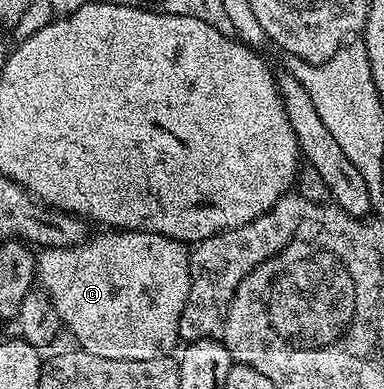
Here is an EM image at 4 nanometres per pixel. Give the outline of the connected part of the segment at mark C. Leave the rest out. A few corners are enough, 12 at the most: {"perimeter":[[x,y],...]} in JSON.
{"perimeter":[[106,230],[36,284],[96,358],[179,347],[191,249]]}

